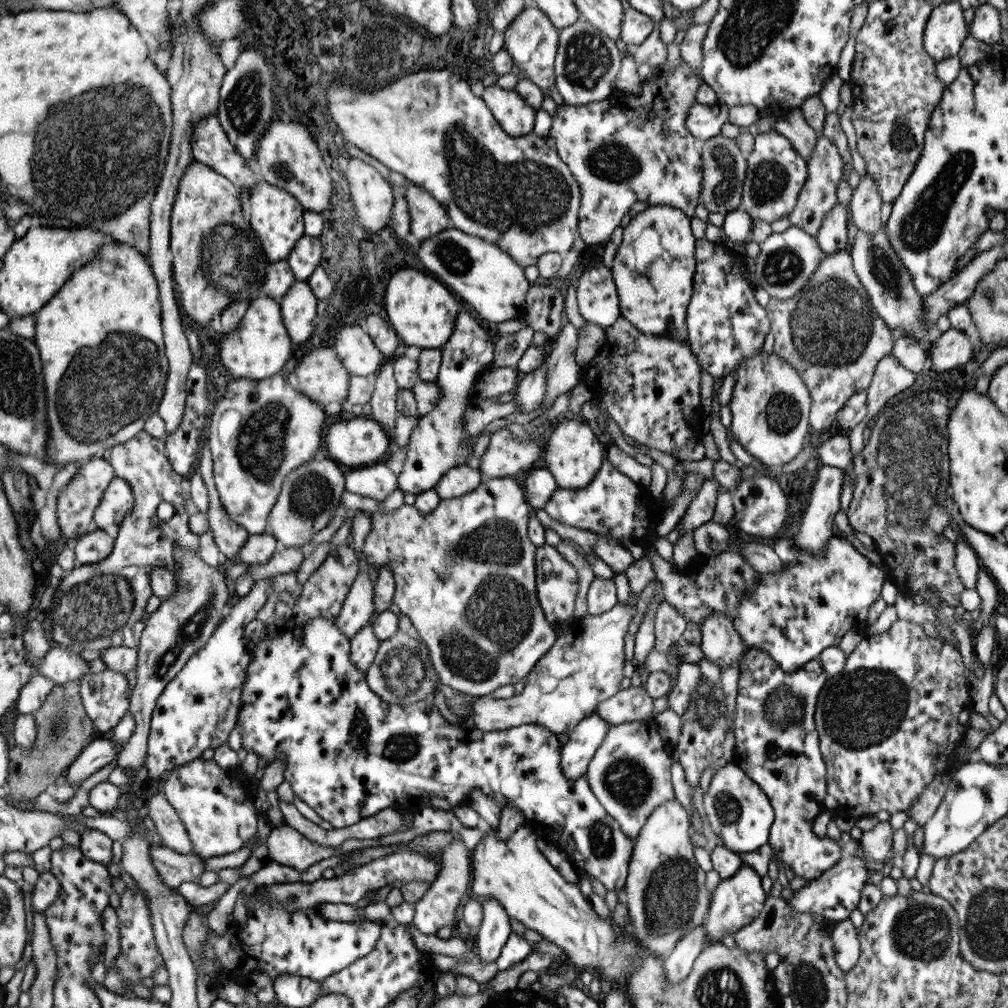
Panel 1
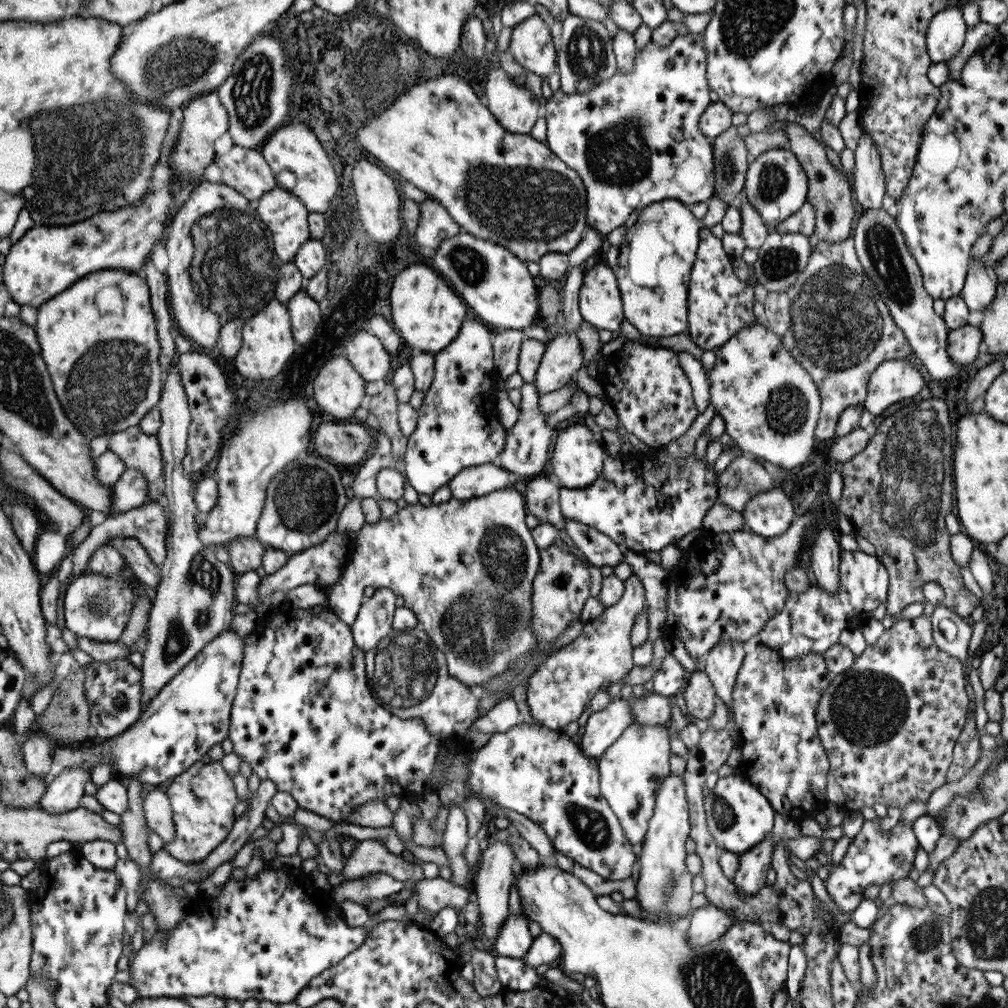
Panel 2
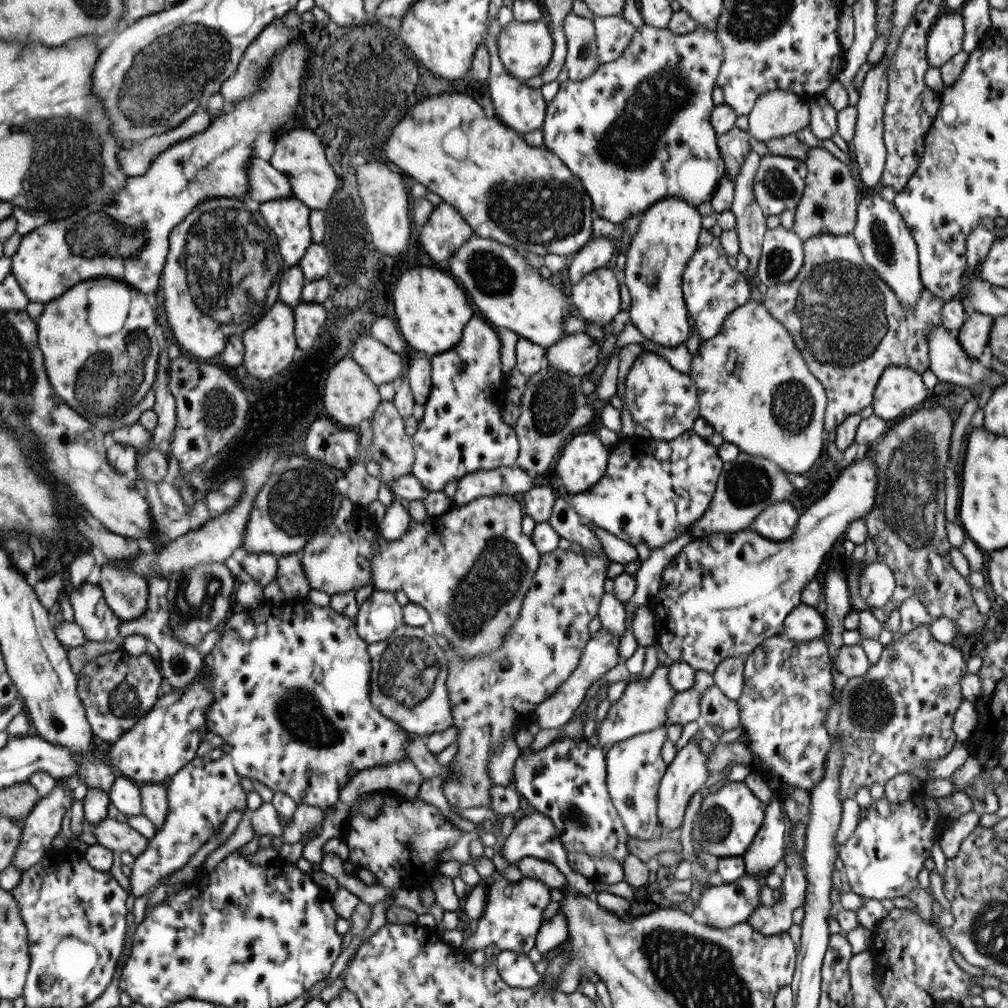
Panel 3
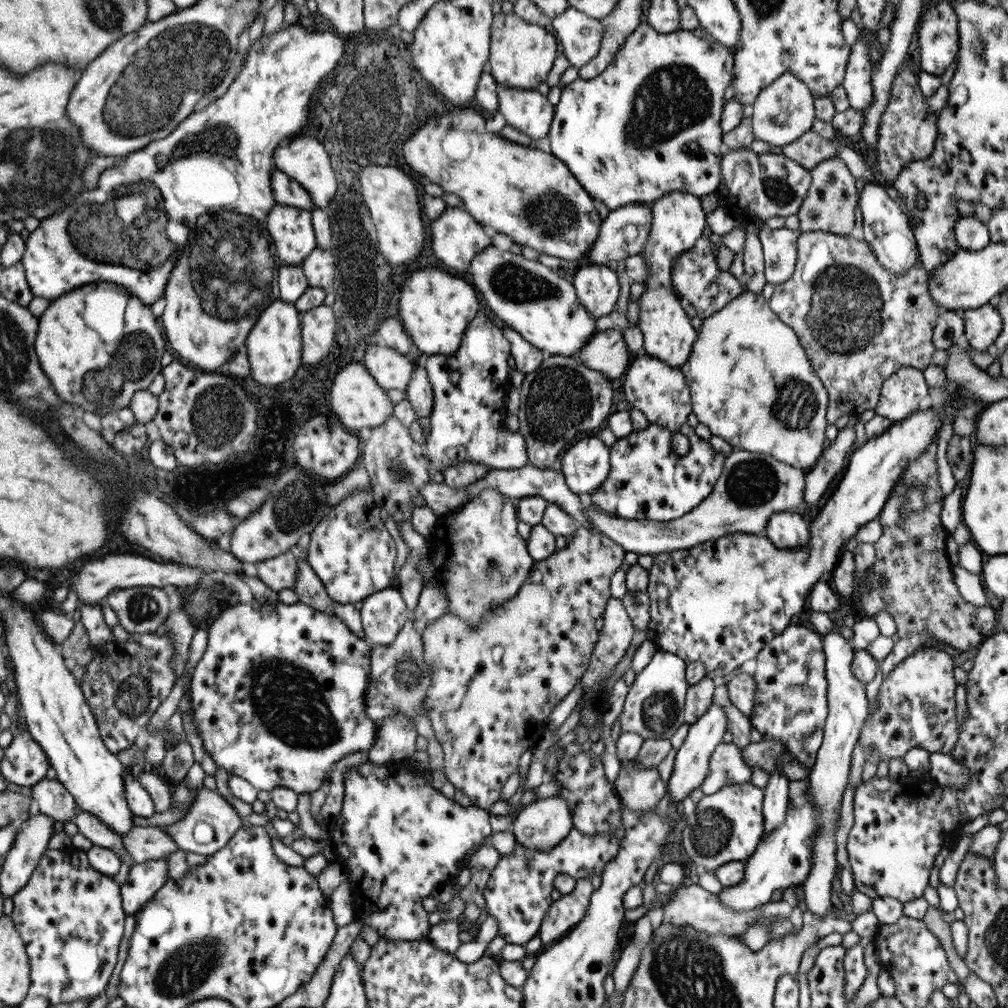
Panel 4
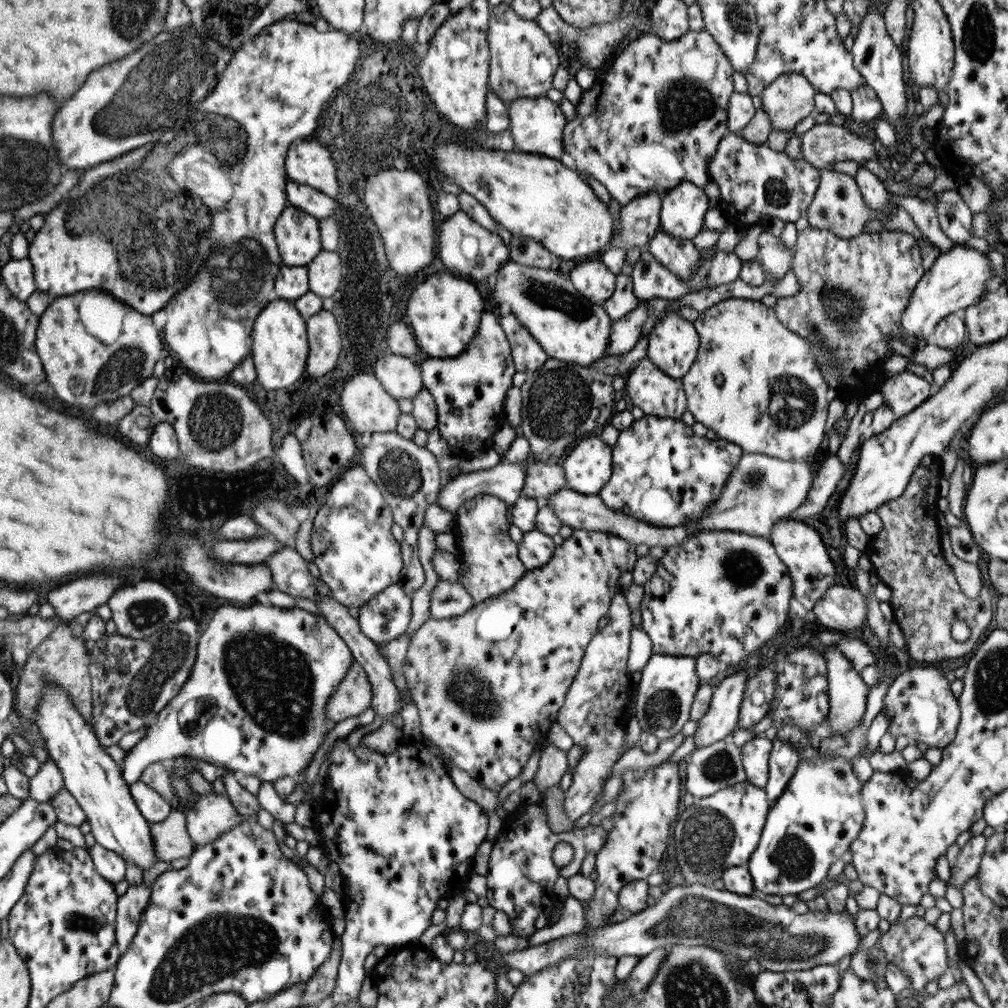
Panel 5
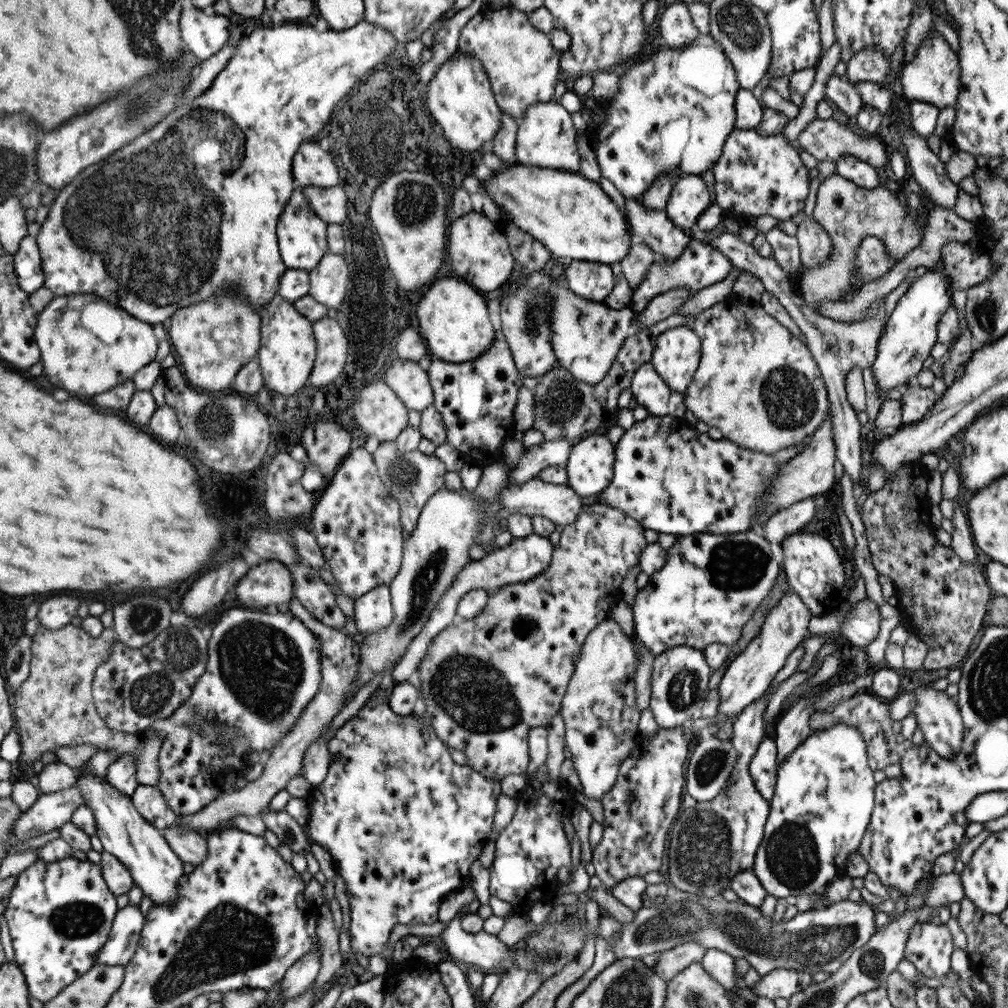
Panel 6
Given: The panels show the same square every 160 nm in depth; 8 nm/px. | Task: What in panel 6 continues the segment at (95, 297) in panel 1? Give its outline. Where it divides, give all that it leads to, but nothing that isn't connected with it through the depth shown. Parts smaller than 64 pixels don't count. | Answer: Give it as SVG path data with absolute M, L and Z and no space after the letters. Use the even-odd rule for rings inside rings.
M87 293L55 297L39 314L36 341L37 344L41 344L43 366L53 384L69 390L79 398L100 395L126 380L132 380L137 370L154 360L158 342L153 334L152 325L133 318L123 309L115 308L113 304L101 298L95 298L94 294Z

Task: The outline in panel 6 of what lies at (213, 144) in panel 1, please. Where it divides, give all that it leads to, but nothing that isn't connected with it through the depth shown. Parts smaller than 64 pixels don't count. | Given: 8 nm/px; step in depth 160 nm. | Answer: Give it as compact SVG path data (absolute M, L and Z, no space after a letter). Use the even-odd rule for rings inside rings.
M341 186L330 188L301 187L309 208L327 225L340 225L345 220L347 202Z

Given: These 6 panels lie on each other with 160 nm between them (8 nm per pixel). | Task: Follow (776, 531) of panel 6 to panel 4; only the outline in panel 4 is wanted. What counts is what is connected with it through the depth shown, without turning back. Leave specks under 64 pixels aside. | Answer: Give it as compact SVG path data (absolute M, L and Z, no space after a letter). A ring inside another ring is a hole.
M850 416L847 424L837 431L833 441L827 442L816 463L804 474L804 502L813 506L827 490L833 476L845 466L845 457L854 449L853 427L858 417Z

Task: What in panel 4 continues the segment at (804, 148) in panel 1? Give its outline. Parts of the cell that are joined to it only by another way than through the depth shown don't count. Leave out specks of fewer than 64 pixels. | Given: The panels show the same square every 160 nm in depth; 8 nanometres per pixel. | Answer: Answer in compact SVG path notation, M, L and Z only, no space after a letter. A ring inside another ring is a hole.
M829 158L829 160L825 160L825 162L813 167L810 176L811 186L809 186L809 190L795 214L798 218L797 231L799 233L821 231L837 236L848 236L854 233L853 222L855 222L855 206L858 204L858 193L855 188L854 178L848 172L845 164L839 158Z

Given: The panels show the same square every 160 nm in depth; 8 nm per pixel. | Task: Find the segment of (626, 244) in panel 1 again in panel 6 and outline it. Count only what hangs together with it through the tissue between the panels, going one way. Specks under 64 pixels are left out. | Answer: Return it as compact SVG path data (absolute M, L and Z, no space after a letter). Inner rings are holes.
M685 175L674 181L664 211L675 227L694 229L697 218L710 204L702 178ZM679 325L657 336L649 361L670 390L683 394L699 359L699 338L687 325Z

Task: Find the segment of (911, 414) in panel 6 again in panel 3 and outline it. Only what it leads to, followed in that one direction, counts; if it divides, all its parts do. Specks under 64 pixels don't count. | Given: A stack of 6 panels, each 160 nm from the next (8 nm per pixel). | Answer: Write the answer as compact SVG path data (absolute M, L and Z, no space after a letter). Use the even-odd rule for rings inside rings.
M906 366L885 367L873 390L872 414L884 421L905 415L918 408L926 394L920 374Z

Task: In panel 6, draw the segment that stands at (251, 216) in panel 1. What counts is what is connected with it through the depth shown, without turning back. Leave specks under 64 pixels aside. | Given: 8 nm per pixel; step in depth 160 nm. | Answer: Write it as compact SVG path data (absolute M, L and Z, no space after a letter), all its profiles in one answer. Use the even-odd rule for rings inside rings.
M295 186L276 222L278 254L287 269L310 271L328 253L326 222L309 208L301 186Z

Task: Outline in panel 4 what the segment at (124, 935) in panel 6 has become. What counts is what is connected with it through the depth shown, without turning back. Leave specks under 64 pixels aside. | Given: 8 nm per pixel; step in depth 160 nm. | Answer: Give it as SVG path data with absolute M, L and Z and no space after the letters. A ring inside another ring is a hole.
M167 857L135 863L121 885L121 900L126 915L133 915L167 880Z

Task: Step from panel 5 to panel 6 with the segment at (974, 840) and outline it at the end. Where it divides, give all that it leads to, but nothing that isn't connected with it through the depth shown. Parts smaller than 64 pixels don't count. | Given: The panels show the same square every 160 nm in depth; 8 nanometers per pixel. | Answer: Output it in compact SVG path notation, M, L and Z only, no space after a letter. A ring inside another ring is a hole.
M955 872L941 874L941 876L931 877L928 889L925 893L925 899L923 899L923 905L917 910L920 910L923 906L928 906L929 908L939 908L941 906L947 907L951 902L959 902L963 897L964 894L959 874L955 874Z

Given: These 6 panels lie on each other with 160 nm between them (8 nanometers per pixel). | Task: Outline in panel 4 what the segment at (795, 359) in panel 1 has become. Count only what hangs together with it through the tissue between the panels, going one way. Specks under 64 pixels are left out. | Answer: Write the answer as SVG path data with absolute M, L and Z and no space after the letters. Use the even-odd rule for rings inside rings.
M821 231L798 233L796 240L795 268L793 269L791 276L785 282L773 286L768 305L771 312L774 312L777 315L777 318L781 320L781 322L784 322L795 333L800 345L803 347L805 356L807 357L813 372L822 382L828 397L826 406L827 425L834 424L839 416L858 417L864 410L873 409L877 404L881 385L884 383L885 378L892 375L893 372L899 370L899 368L913 367L923 371L926 366L929 366L931 355L935 349L931 342L932 330L942 309L932 303L934 300L928 293L928 278L926 277L925 269L922 267L923 265L916 260L913 264L913 267L908 268L905 272L902 272L902 274L896 274L895 272L885 270L877 261L875 261L875 255L871 253L869 245L867 245L858 234L855 235L855 233L848 236L837 236Z

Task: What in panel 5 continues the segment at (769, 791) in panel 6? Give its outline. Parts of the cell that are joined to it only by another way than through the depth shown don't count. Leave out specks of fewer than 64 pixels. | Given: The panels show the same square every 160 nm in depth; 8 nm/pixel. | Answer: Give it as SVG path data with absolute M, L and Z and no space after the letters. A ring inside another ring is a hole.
M761 735L747 740L740 747L740 759L746 781L758 790L765 786L768 777L768 756L771 747L772 742Z

